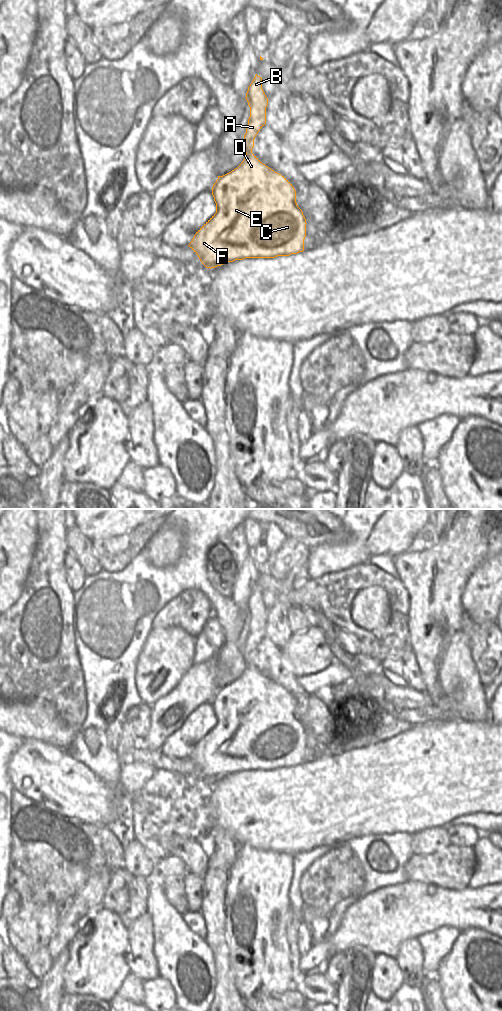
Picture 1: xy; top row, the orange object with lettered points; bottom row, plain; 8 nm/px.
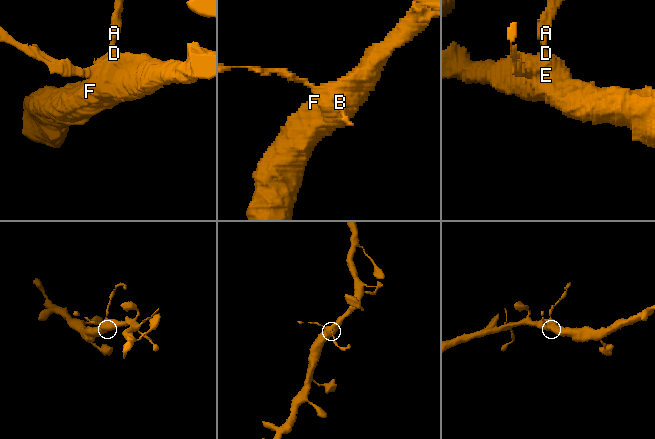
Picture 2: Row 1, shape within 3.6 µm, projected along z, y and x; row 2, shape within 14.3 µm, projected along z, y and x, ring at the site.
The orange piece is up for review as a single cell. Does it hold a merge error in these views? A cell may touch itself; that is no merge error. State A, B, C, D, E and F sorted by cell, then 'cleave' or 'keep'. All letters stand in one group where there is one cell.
A B / C D E F; cleave

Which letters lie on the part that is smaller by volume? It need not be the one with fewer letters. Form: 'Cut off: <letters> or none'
Cut off: A, B

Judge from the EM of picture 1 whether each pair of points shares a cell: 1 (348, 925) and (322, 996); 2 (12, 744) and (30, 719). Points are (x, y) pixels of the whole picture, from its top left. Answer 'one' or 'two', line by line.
1: two
2: two

